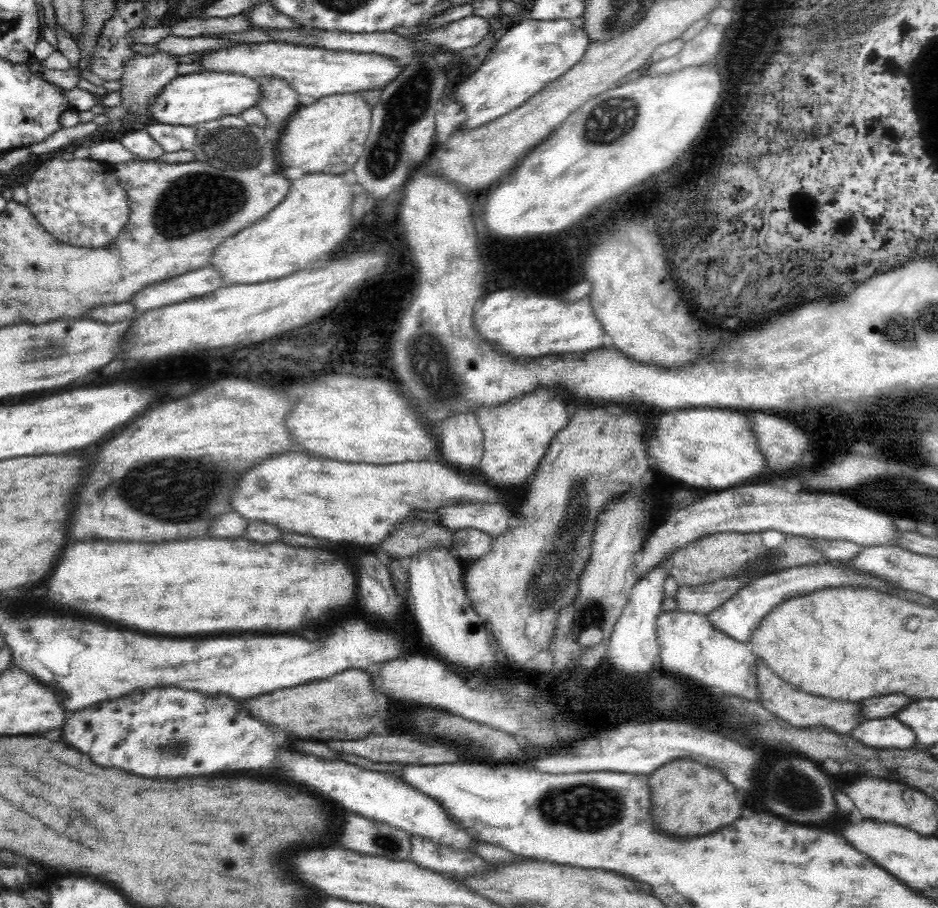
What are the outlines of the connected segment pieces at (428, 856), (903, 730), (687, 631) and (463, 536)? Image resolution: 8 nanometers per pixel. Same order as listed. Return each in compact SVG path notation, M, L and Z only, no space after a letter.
M409 834L409 841L410 854L406 862L414 862L420 868L450 873L453 877L489 869L489 864L469 850L454 849L416 834Z
M893 716L862 722L852 730L852 738L878 750L904 750L916 742L914 733Z
M677 608L661 612L655 620L655 631L660 647L660 667L665 674L682 677L694 688L714 688L729 695L757 700L756 655L750 645L736 642L712 628L707 615L680 612Z
M476 529L456 530L454 548L456 556L465 564L478 560L492 551L493 539Z

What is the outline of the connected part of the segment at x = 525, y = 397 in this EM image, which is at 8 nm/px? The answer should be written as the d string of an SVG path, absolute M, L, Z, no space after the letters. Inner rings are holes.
M547 389L528 391L499 405L475 406L478 424L483 432L483 455L478 473L492 486L509 490L526 484L536 471L548 443L559 430L566 426L568 413L564 402Z

